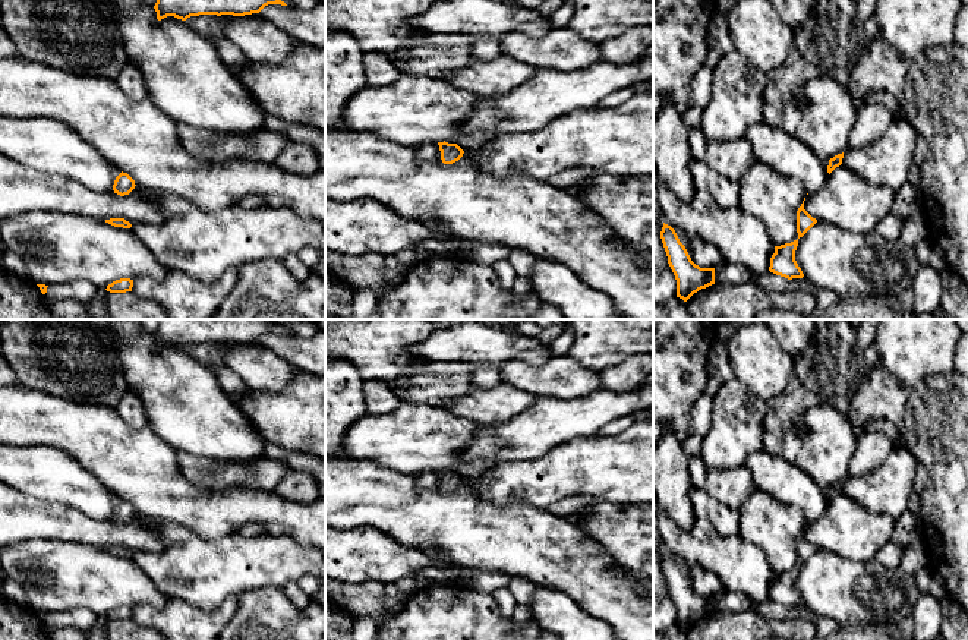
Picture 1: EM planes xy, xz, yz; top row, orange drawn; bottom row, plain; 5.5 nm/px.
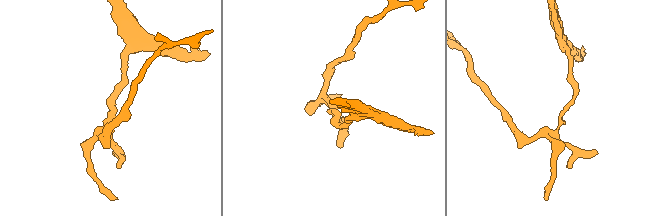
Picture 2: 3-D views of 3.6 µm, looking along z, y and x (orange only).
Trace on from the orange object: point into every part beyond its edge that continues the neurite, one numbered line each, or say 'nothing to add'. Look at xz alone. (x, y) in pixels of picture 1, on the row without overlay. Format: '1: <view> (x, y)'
nothing to add

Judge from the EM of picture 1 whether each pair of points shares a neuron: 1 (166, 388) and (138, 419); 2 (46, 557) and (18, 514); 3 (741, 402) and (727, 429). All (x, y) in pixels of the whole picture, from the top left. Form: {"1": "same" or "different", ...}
{"1": "different", "2": "different", "3": "same"}

